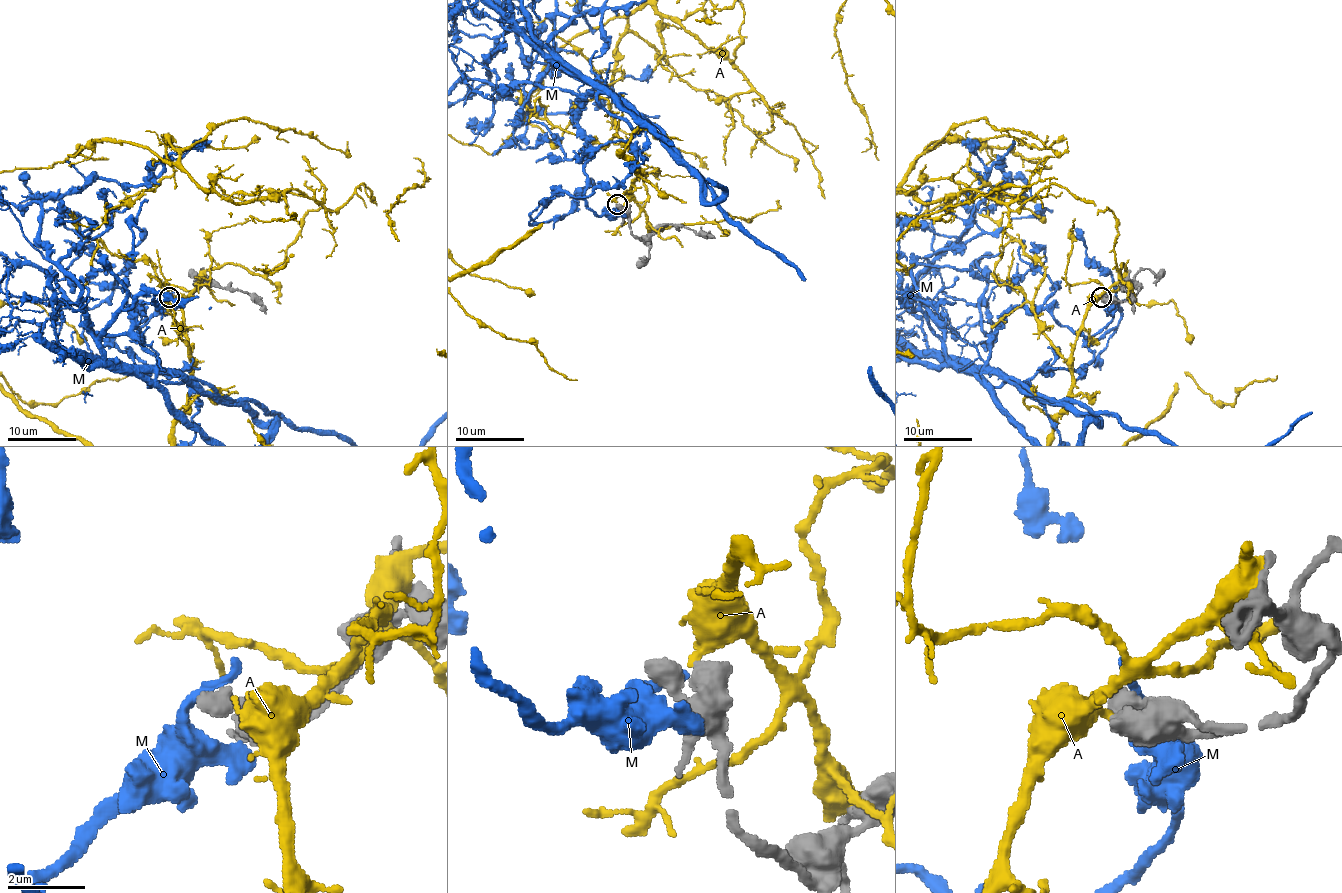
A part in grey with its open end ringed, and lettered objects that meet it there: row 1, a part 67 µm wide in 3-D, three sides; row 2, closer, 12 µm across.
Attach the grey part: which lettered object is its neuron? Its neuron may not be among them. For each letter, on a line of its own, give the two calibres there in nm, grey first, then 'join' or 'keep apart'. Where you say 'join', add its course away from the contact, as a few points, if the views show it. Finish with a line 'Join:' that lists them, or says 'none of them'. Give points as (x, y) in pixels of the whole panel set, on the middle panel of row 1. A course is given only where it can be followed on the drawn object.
A: 650/440 nm | keep apart
M: 550/360 nm | keep apart
Join: none of them

